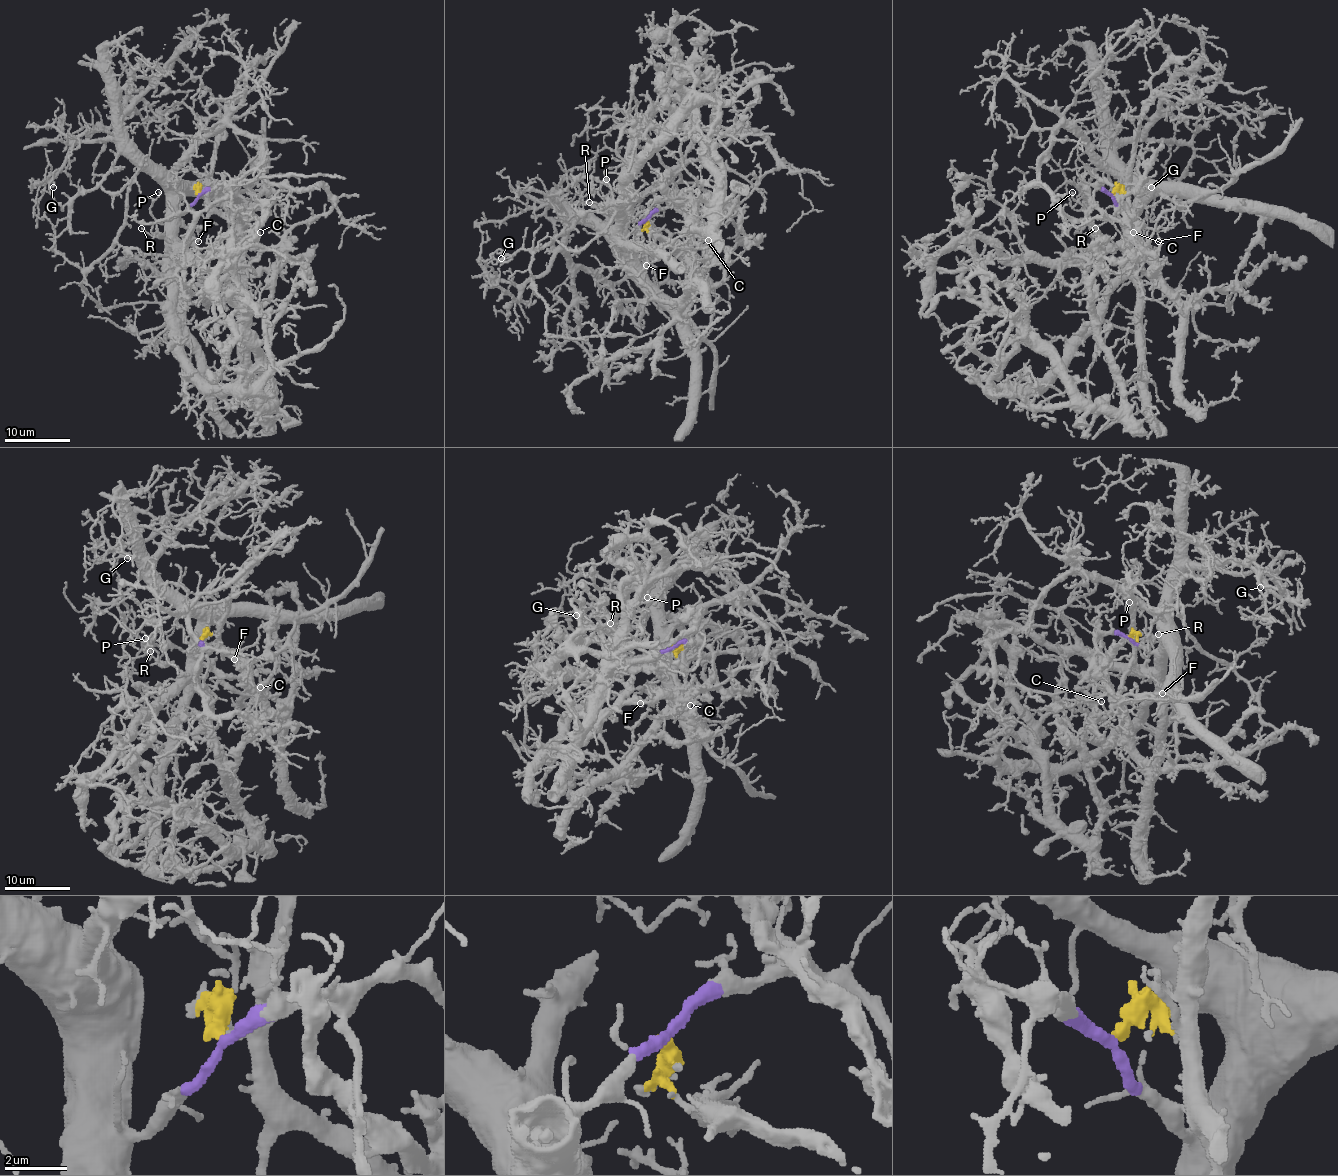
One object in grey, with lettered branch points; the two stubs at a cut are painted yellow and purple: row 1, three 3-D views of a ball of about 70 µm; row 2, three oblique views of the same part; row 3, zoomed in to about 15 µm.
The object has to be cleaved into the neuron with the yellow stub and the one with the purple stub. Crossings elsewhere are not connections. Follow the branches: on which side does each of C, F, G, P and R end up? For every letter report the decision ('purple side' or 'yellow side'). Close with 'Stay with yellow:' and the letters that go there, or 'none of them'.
C: yellow side
F: yellow side
G: purple side
P: purple side
R: purple side
Stay with yellow: C, F

